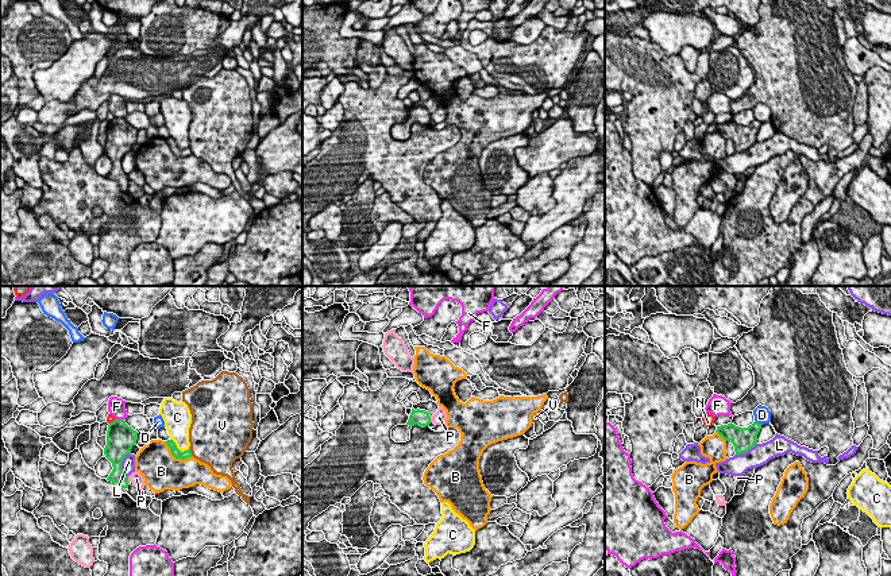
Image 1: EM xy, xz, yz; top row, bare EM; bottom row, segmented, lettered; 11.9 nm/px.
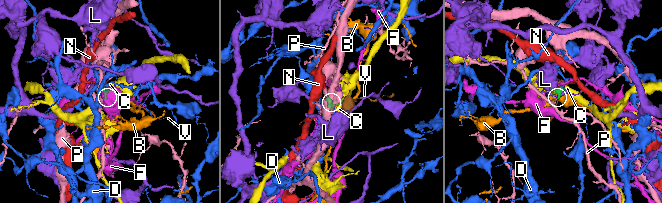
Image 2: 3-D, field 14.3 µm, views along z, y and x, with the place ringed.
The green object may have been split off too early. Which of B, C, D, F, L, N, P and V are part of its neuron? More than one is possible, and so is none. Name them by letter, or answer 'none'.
none

